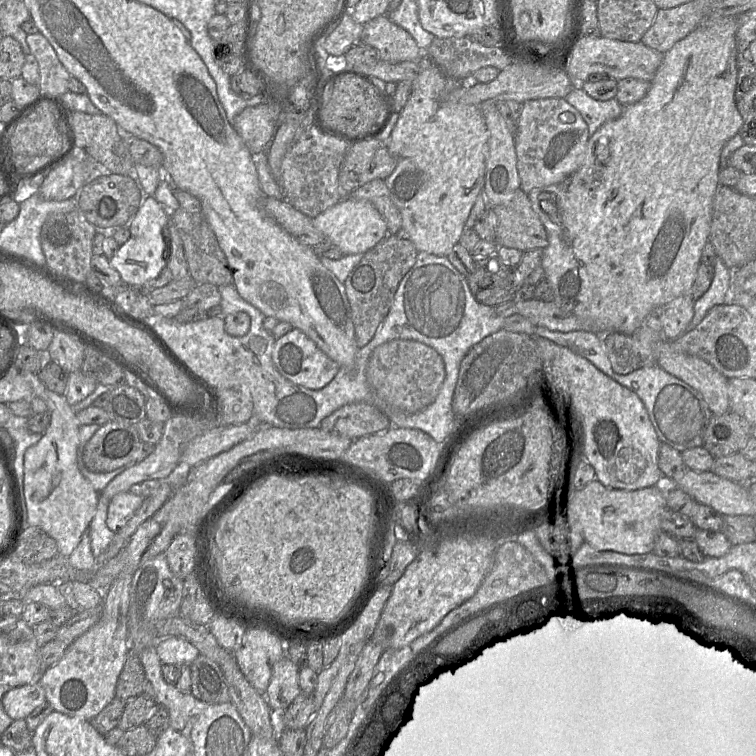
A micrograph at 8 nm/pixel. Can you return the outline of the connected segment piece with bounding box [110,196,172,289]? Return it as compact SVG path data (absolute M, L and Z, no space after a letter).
M149 196L128 225L131 233L129 240L110 259L111 266L119 272L123 283L141 289L167 266L167 255L172 247L170 238L166 236L169 223L168 211L153 196Z

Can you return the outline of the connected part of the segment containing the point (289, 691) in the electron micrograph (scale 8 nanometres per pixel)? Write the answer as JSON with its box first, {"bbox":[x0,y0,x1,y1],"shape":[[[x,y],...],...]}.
{"bbox":[264,656,301,716],"shape":[[[287,656],[272,666],[270,681],[264,696],[275,716],[281,715],[301,693],[298,684],[298,670],[299,666]]]}

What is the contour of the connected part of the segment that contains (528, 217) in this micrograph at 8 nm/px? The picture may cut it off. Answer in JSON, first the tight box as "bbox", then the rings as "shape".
{"bbox":[494,189,548,252],"shape":[[[517,189],[506,203],[494,207],[495,241],[499,246],[527,252],[548,246],[548,236],[538,215],[531,207],[528,194]]]}

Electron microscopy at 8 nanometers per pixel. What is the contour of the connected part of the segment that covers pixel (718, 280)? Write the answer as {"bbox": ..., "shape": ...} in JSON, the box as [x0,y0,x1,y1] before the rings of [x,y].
{"bbox":[689,256,733,329],"shape":[[[718,256],[715,258],[713,268],[714,276],[709,289],[694,301],[694,315],[689,329],[695,328],[714,306],[732,303],[730,302],[730,284],[733,270],[728,268]]]}

